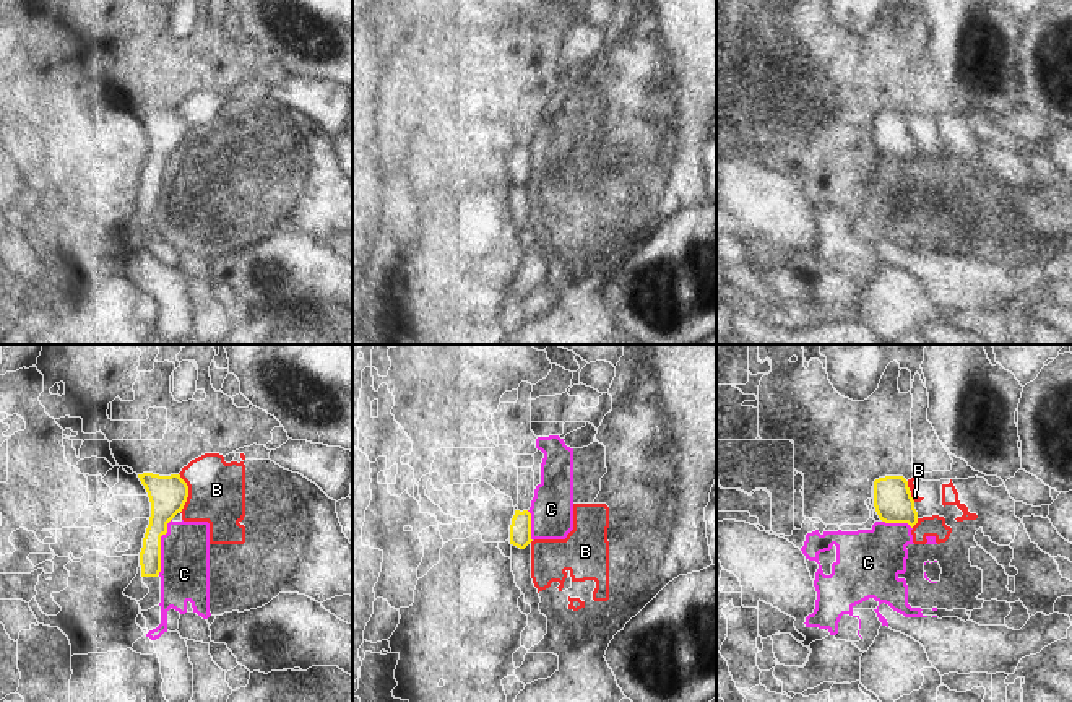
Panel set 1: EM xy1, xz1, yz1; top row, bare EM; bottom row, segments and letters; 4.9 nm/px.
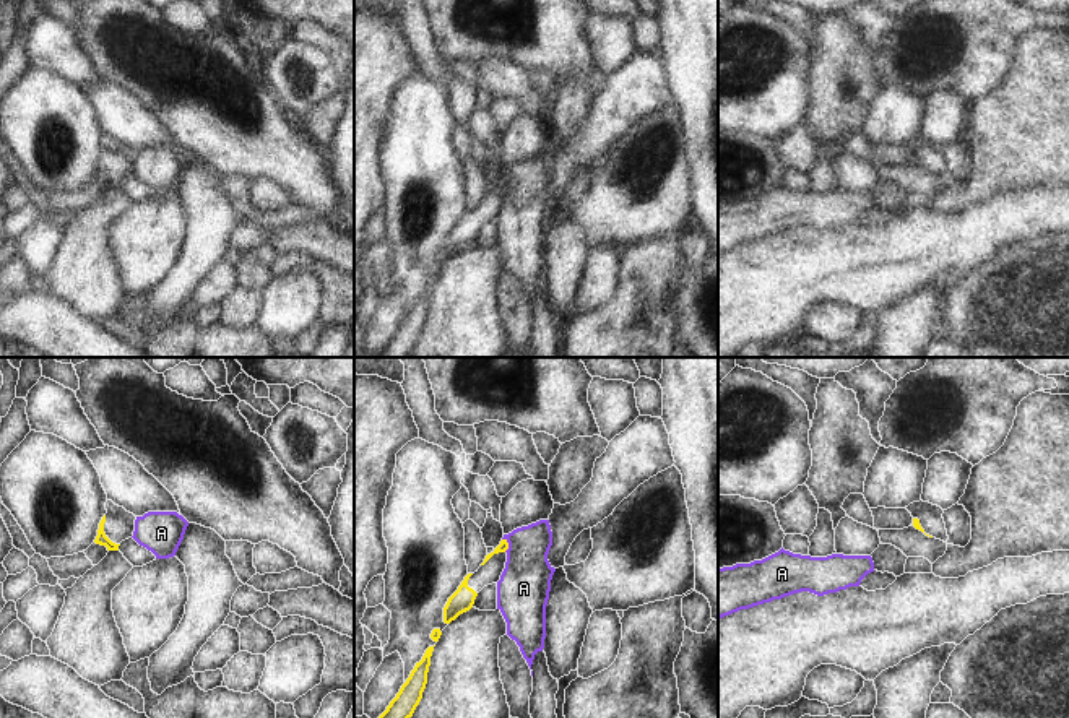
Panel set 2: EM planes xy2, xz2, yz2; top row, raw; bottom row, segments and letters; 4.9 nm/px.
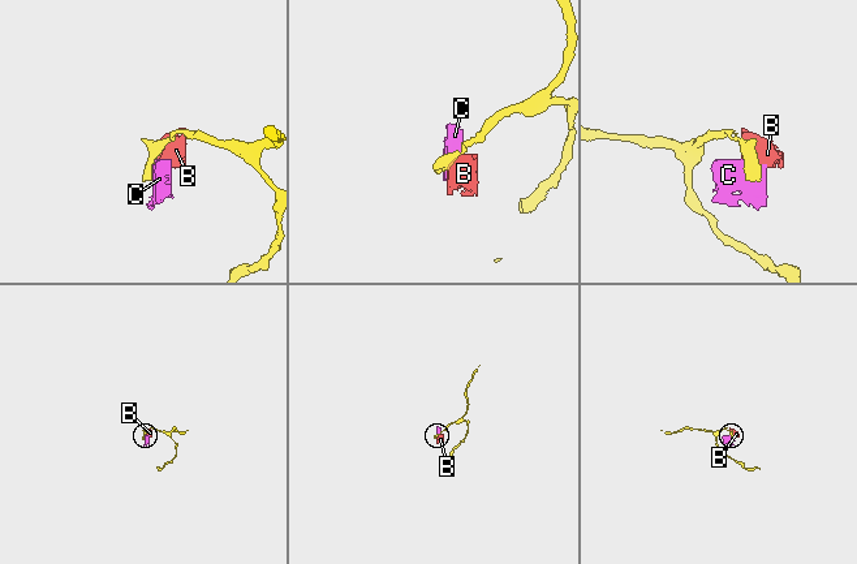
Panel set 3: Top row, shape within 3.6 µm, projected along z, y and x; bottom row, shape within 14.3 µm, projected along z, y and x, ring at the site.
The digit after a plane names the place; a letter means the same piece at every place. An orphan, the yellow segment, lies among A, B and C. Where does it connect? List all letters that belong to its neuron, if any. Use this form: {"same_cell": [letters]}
{"same_cell": []}

